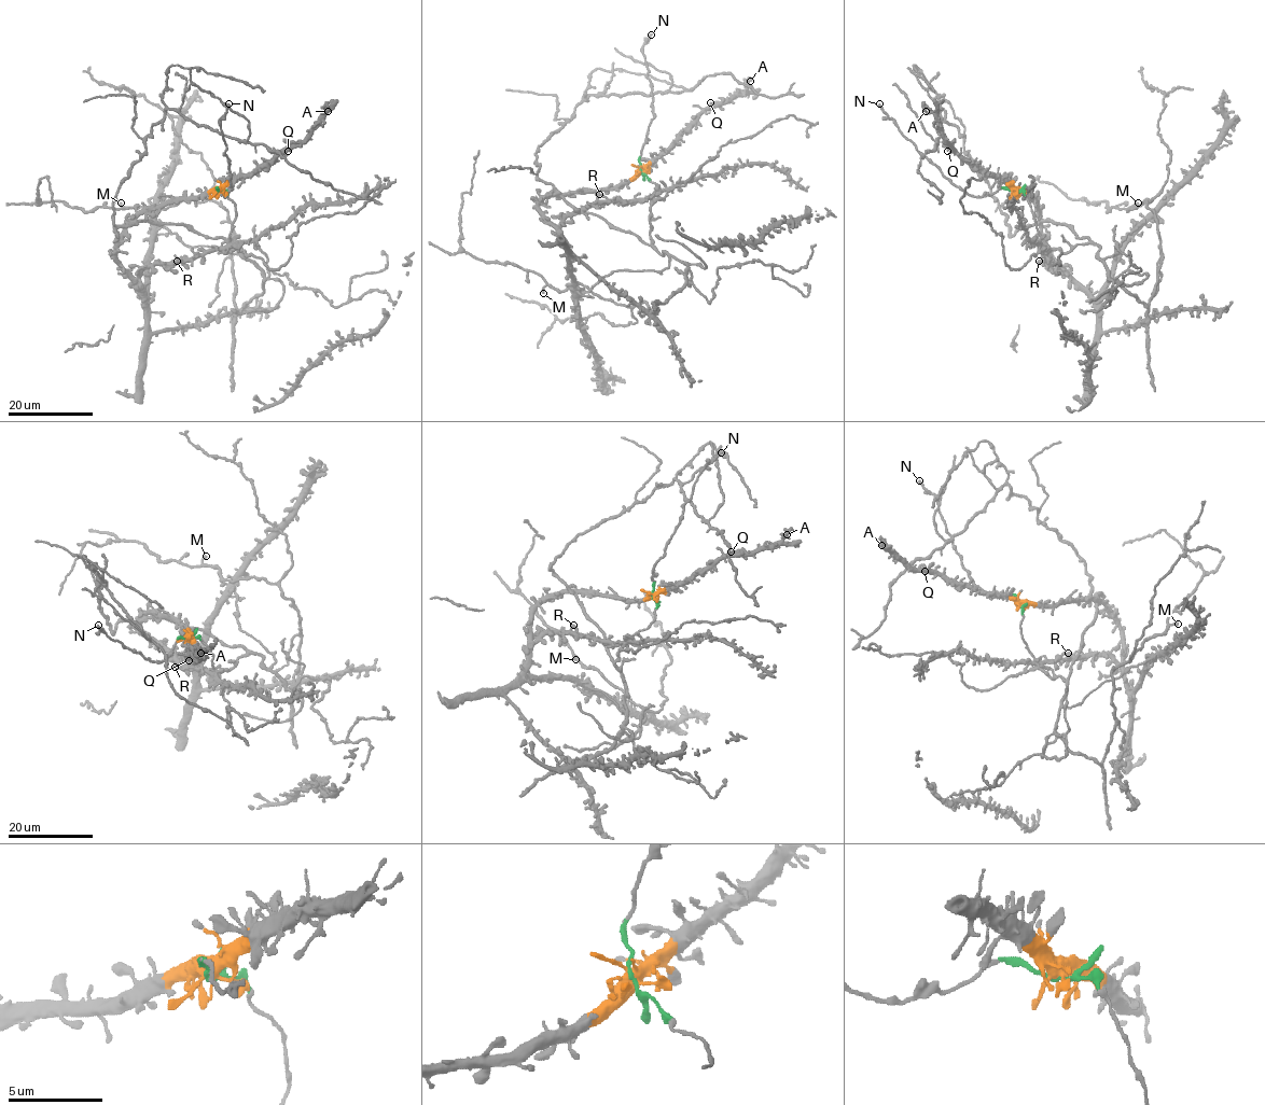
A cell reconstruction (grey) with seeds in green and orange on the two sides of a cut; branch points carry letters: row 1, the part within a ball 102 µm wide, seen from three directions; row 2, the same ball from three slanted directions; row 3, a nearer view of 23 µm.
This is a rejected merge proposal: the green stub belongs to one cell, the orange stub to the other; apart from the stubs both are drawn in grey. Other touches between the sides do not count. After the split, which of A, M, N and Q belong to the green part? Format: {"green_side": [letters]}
{"green_side": ["M", "N"]}

